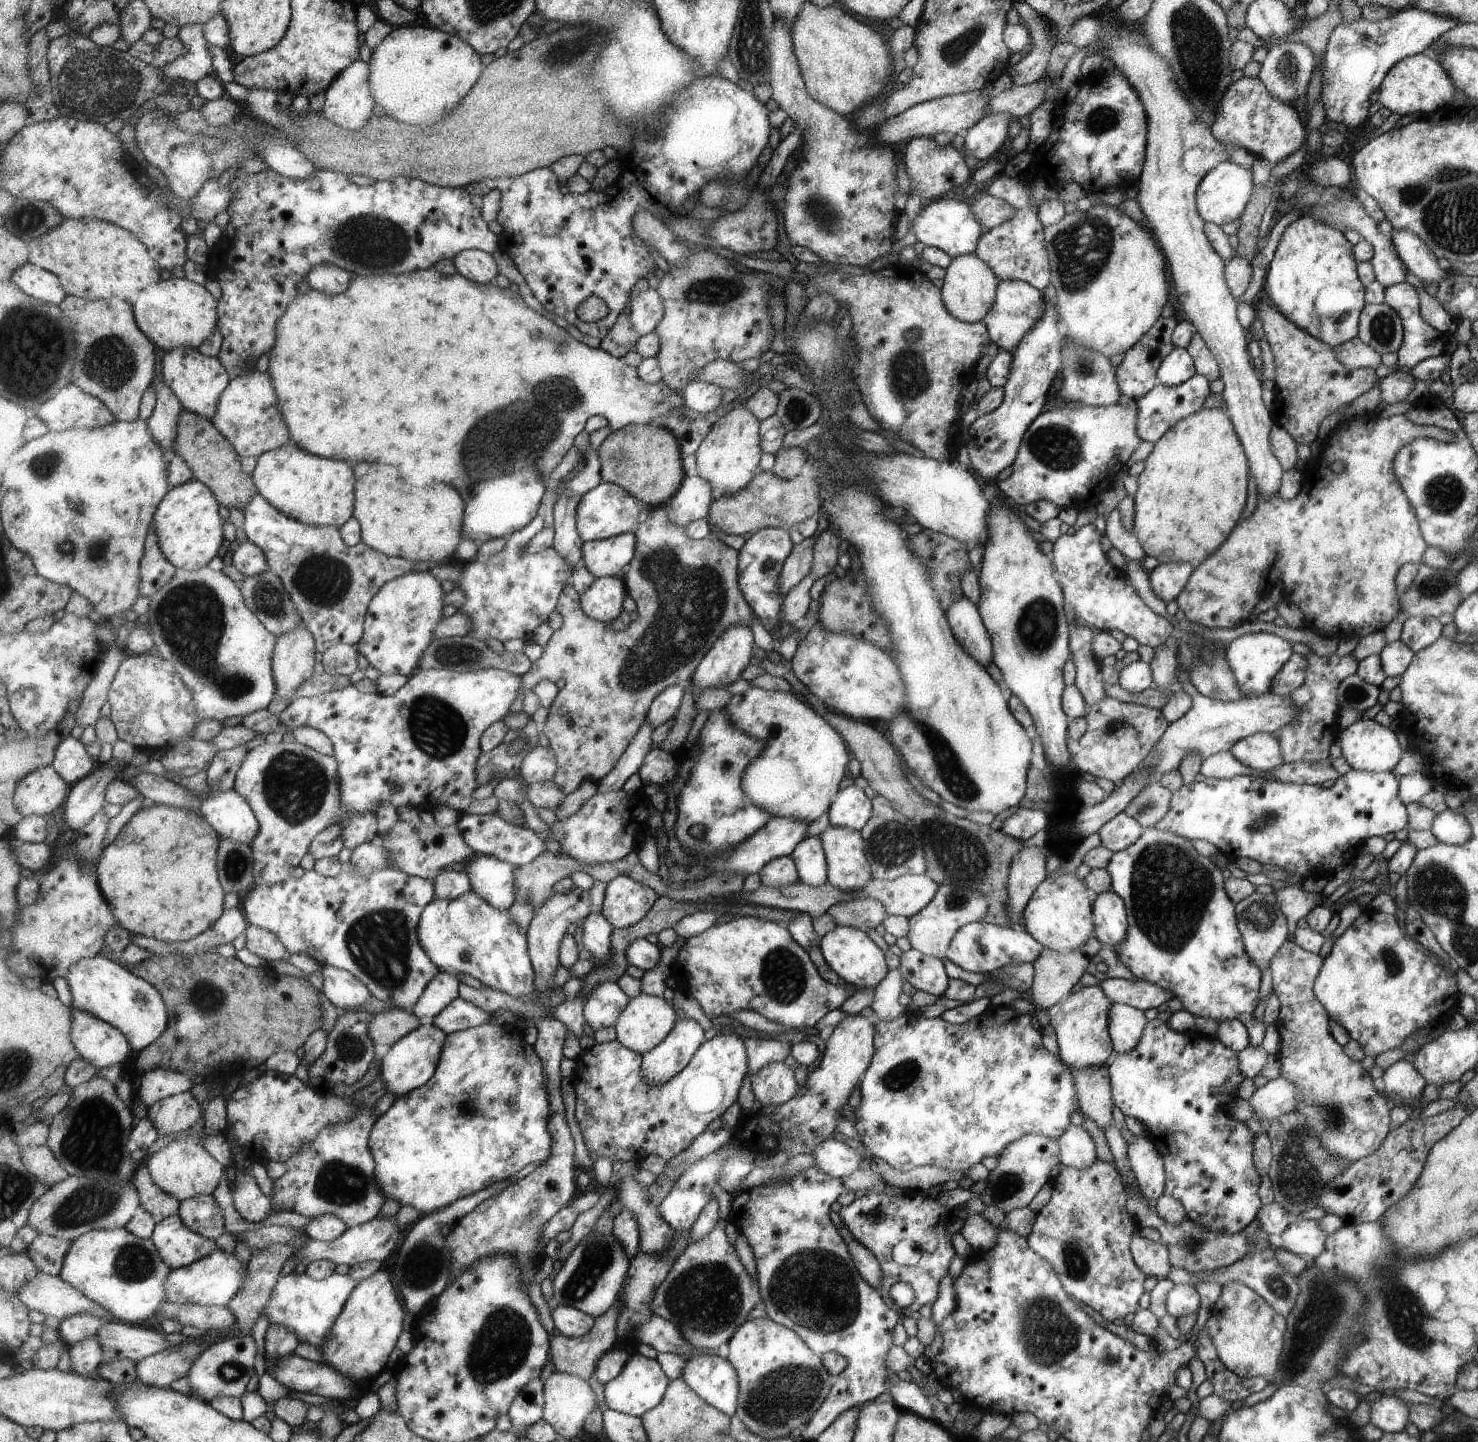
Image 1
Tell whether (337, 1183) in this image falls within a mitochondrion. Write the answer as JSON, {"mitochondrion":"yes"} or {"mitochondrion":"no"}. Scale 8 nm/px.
{"mitochondrion":"yes"}

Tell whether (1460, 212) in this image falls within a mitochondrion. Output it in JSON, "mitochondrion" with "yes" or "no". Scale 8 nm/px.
{"mitochondrion":"yes"}

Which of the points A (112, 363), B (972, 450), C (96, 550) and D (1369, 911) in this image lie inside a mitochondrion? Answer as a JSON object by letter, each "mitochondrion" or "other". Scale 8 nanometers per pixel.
{"A":"mitochondrion","B":"other","C":"mitochondrion","D":"other"}

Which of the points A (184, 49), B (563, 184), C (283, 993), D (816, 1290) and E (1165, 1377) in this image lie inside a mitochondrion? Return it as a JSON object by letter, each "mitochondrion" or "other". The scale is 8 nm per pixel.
{"A":"other","B":"other","C":"other","D":"mitochondrion","E":"other"}

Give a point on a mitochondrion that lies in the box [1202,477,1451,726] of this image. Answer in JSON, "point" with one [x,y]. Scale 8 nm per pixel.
{"point":[1353,693]}

